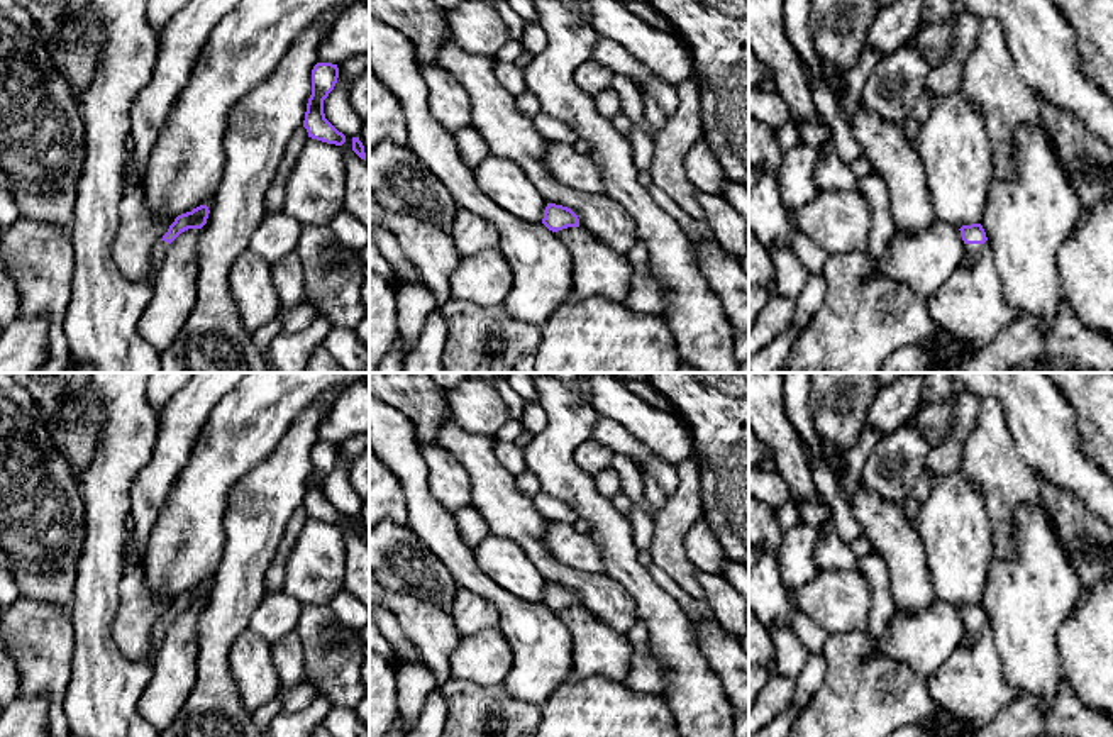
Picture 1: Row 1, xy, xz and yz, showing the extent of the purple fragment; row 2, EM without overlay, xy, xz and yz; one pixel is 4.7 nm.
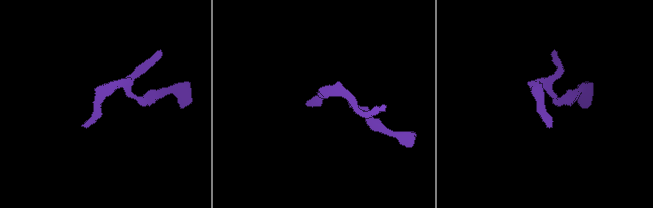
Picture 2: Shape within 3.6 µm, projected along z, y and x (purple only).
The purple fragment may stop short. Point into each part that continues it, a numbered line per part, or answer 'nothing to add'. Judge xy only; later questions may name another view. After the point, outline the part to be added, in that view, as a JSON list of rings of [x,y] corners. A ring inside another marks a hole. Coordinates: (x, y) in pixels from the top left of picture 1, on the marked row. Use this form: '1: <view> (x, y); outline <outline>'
1: xy (100, 324); outline [[[147,0],[90,2],[105,29],[105,42],[98,53],[91,83],[76,100],[83,119],[85,158],[76,183],[69,232],[75,273],[63,332],[75,364],[90,366],[95,373],[161,373],[161,352],[141,337],[137,324],[152,296],[154,281],[169,244],[156,242],[152,278],[147,281],[129,281],[112,258],[114,236],[120,219],[127,144],[130,142],[130,108],[151,80],[159,34],[147,22]]]

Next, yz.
1: yz (971, 251); outline [[[966,244],[964,246],[964,258],[962,258],[959,268],[976,261],[976,258],[979,256],[983,247],[984,247],[984,244]]]

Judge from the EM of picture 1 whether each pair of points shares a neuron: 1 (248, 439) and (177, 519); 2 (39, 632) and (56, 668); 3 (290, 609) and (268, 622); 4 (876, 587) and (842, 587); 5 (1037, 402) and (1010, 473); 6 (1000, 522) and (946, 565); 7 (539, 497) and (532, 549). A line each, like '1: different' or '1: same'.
1: same
2: same
3: same
4: different
5: different
6: different
7: different

